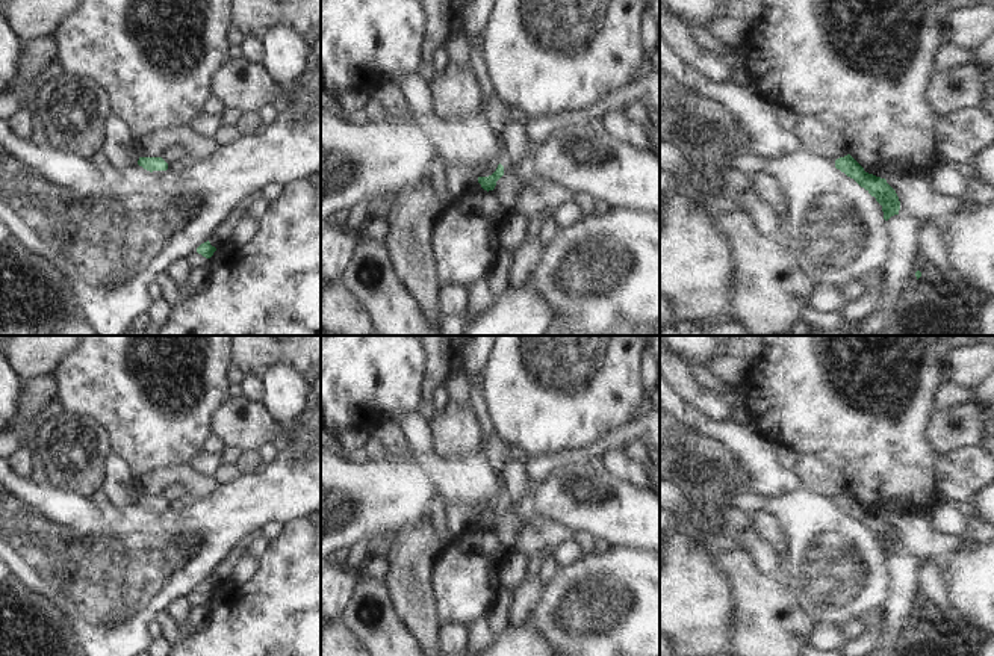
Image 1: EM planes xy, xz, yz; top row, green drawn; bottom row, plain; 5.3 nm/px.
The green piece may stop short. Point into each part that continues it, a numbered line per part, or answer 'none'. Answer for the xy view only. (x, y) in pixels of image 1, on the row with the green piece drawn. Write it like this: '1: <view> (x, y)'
none

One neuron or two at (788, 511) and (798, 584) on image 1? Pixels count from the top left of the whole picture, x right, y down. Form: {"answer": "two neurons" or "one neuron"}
{"answer": "one neuron"}

